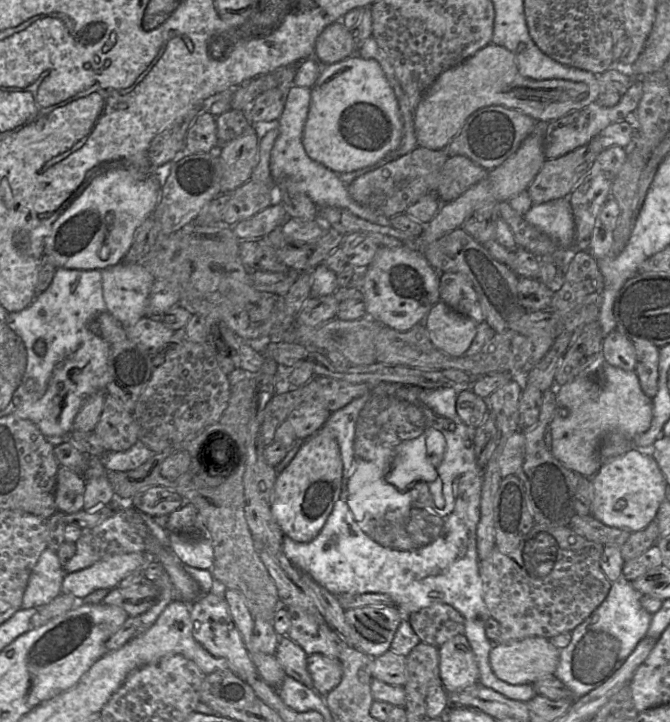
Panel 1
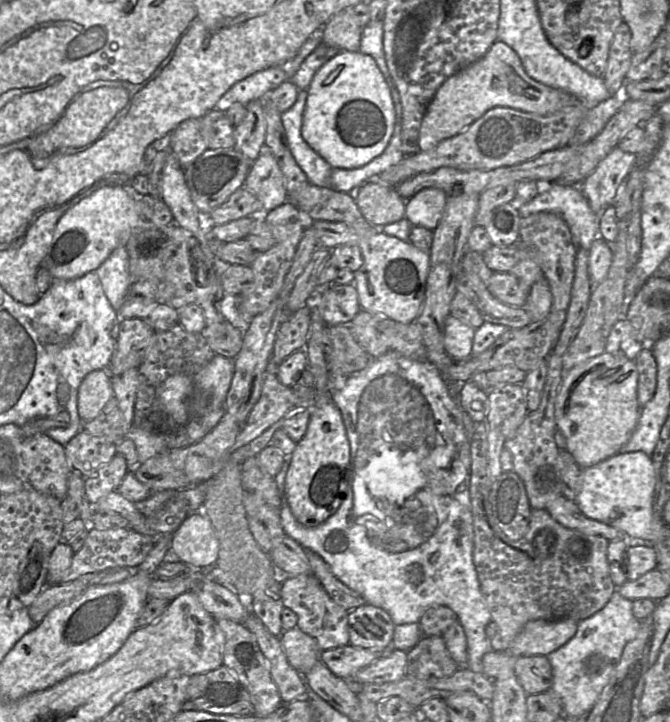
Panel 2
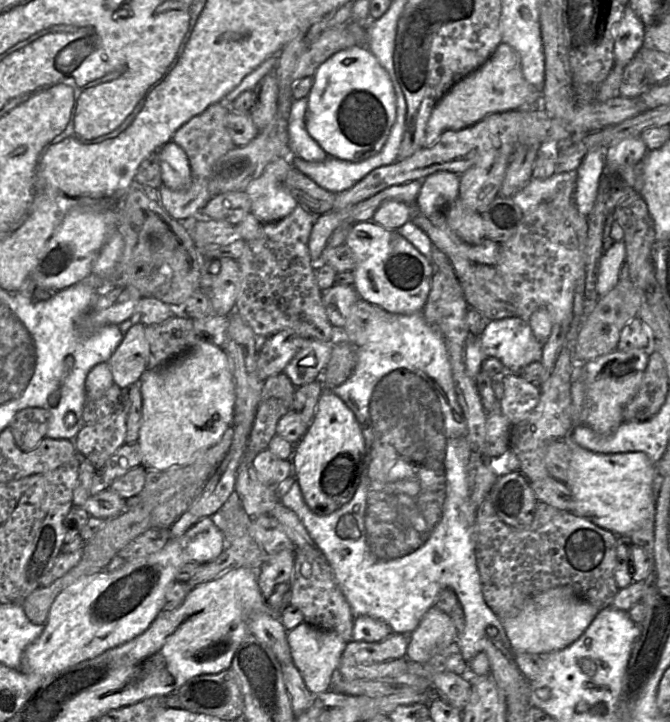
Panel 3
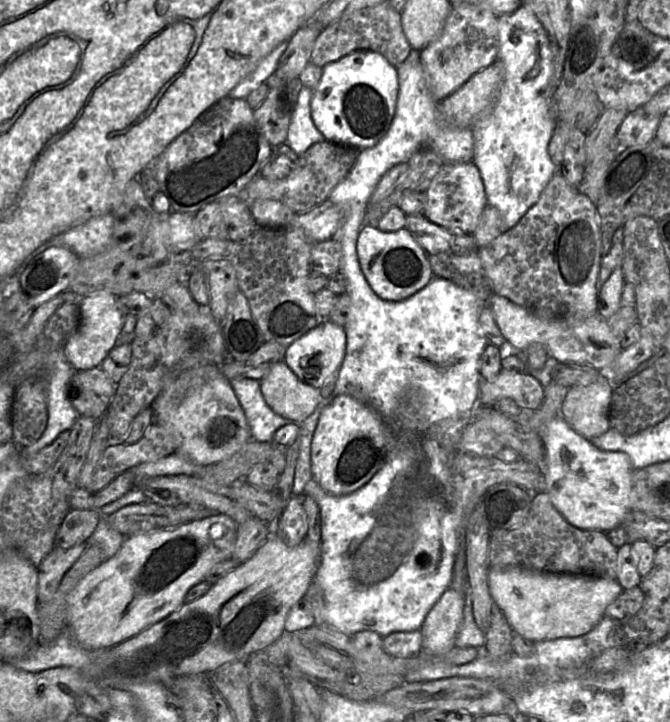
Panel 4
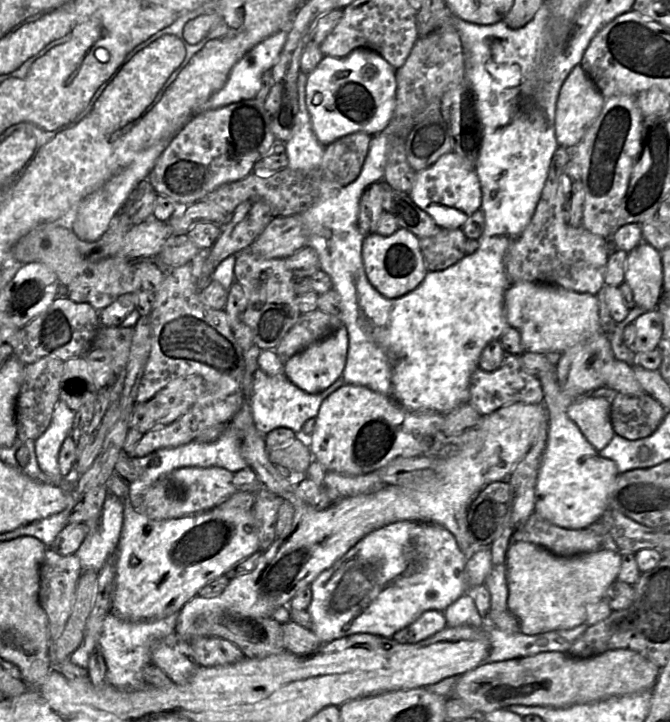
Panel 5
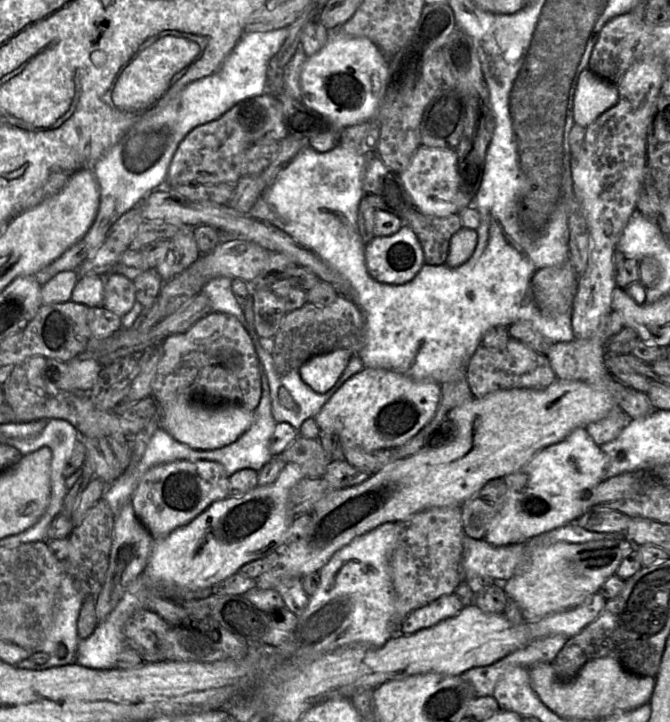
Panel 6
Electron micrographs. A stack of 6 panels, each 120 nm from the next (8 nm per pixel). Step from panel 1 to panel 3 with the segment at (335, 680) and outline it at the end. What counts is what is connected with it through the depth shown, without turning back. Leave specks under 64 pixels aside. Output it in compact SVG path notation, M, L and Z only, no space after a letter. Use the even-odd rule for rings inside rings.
M392 633L379 642L347 643L341 656L343 664L376 663L395 660L406 656L409 637L406 634Z

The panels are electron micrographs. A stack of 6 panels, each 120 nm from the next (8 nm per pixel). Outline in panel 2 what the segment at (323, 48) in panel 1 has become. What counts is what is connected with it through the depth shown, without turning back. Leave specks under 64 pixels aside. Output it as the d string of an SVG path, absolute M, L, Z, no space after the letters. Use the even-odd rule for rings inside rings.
M345 9L322 27L322 43L339 51L358 52L362 28L357 24L353 9Z

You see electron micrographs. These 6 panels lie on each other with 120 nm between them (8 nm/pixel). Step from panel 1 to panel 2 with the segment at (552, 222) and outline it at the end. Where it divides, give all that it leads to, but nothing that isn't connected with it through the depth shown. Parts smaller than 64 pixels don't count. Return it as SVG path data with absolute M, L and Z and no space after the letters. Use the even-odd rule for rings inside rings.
M544 183L543 190L518 210L525 218L538 212L559 215L569 226L578 249L589 249L594 240L601 238L599 214L590 208L578 185Z

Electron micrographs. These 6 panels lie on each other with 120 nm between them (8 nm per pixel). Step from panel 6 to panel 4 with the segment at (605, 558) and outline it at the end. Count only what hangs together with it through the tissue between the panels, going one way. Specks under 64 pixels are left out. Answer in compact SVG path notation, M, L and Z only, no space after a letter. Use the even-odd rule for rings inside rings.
M519 566L489 567L488 588L513 632L533 643L586 635L623 590L616 579L608 577L541 573Z

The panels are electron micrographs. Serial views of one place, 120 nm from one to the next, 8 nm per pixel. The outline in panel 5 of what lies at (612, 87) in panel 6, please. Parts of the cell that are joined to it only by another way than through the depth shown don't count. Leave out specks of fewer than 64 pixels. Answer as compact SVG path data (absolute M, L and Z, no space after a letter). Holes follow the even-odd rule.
M575 66L563 82L558 96L555 114L555 135L558 145L565 148L575 146L601 112L605 100L582 66Z

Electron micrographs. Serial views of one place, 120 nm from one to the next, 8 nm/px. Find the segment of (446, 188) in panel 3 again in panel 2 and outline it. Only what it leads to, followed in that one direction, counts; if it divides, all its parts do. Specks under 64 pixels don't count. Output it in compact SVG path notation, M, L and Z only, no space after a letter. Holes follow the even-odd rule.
M425 188L406 200L405 218L413 226L435 230L447 203L446 193L438 188Z

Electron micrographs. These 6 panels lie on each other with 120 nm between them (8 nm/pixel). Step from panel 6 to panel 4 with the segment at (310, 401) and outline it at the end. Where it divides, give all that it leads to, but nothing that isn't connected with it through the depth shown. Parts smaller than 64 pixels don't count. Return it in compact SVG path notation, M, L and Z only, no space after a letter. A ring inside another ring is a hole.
M234 378L230 383L249 424L251 439L272 442L276 430L291 421L268 406L261 392L260 381Z

